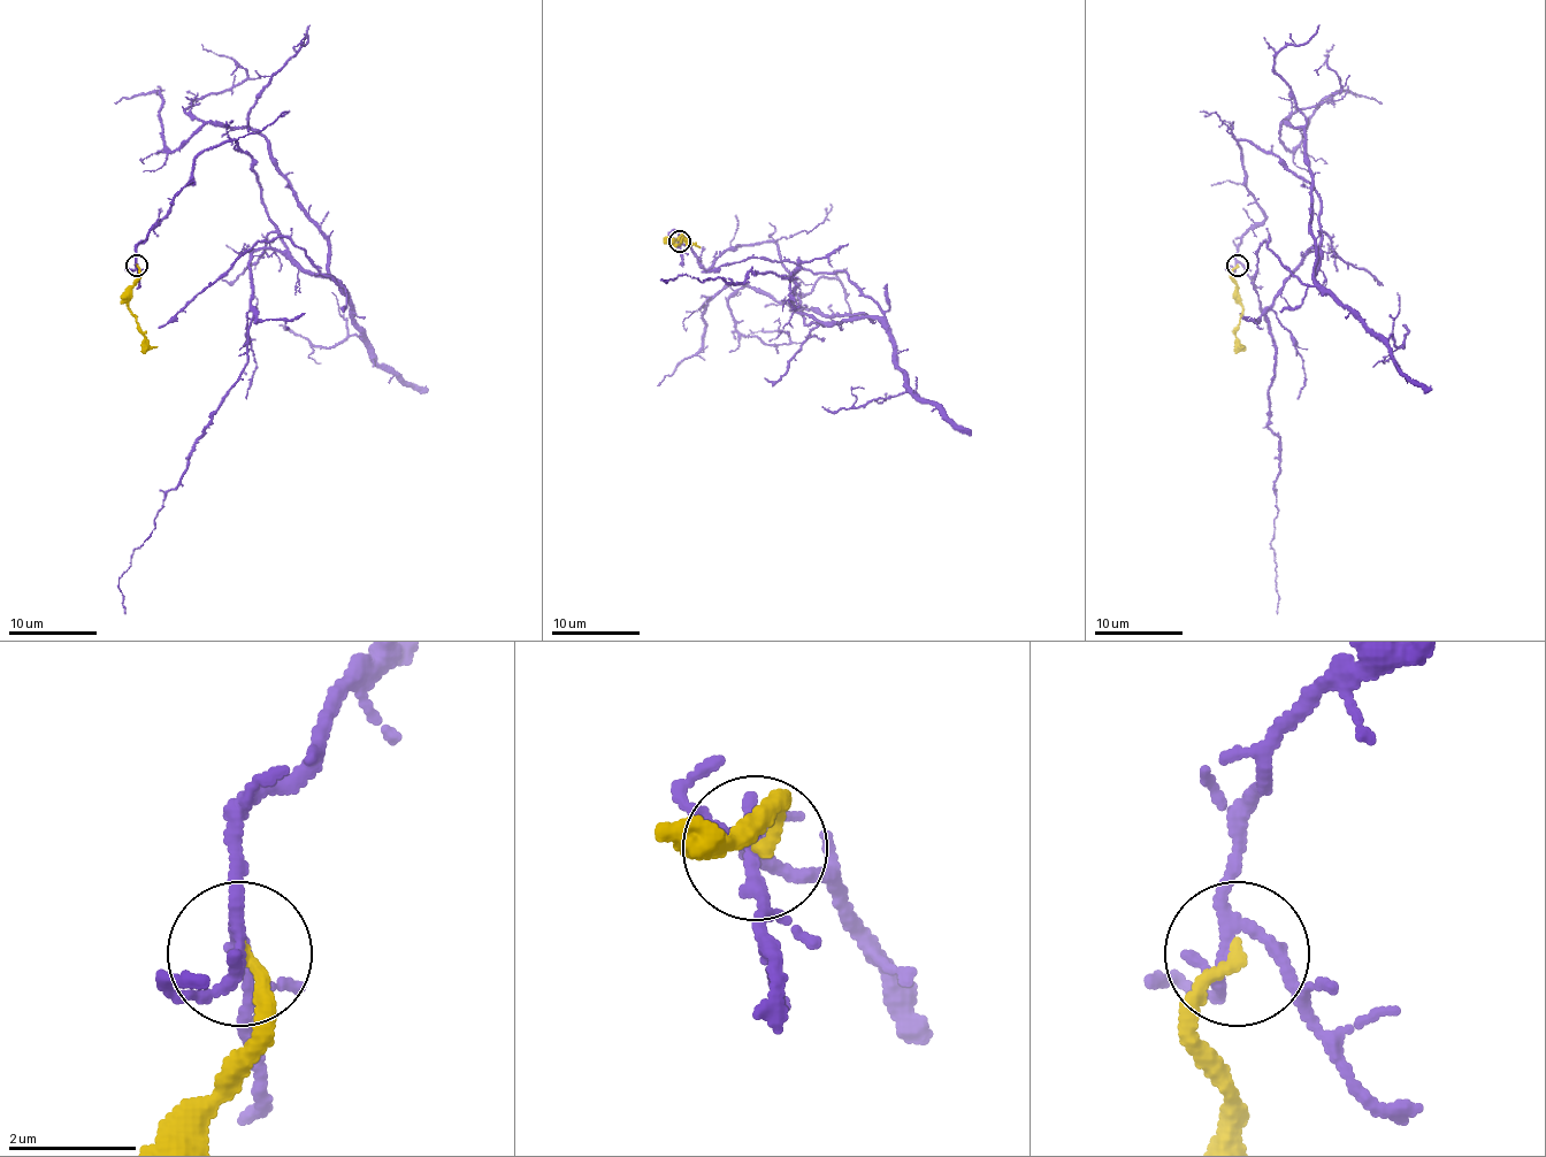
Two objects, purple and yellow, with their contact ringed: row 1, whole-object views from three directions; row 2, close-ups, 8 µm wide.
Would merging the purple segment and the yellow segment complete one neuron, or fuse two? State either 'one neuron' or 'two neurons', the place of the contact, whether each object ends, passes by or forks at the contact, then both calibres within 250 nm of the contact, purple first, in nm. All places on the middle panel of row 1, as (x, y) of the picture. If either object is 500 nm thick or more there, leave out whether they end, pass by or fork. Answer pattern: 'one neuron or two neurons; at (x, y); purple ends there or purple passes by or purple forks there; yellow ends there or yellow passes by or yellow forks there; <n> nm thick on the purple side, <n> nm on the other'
two neurons; at (679, 242); purple forks there; yellow ends there; 170 nm thick on the purple side, 180 nm on the other

